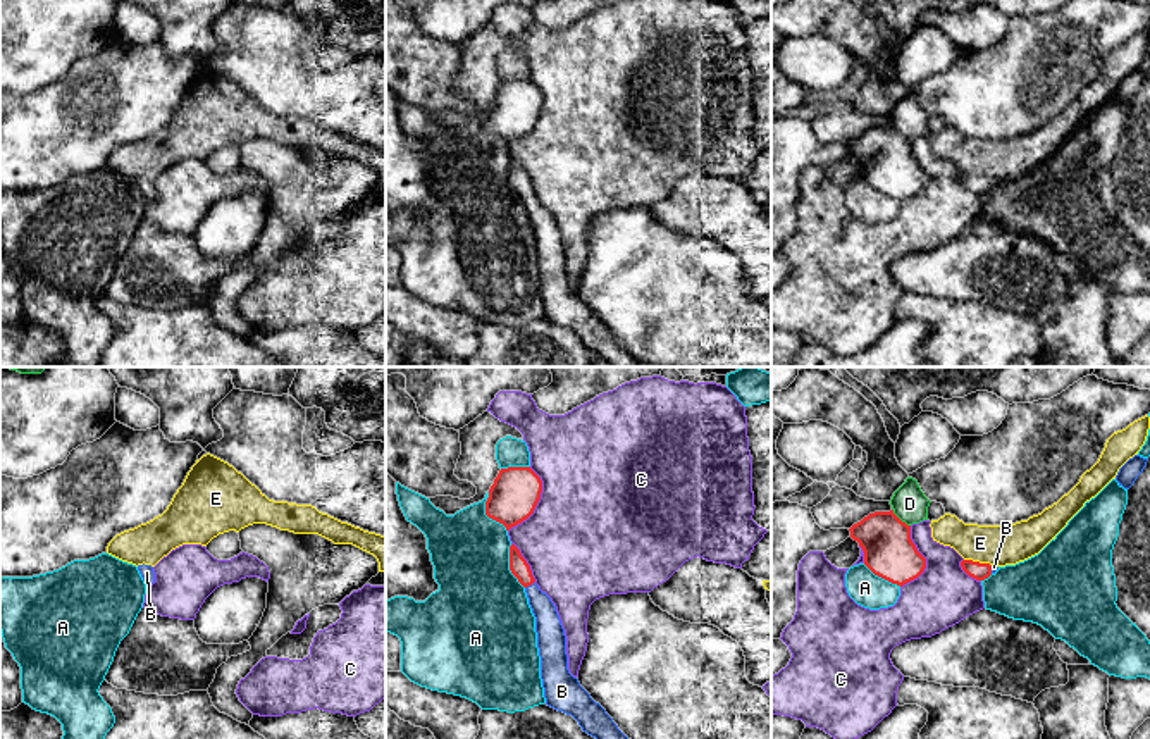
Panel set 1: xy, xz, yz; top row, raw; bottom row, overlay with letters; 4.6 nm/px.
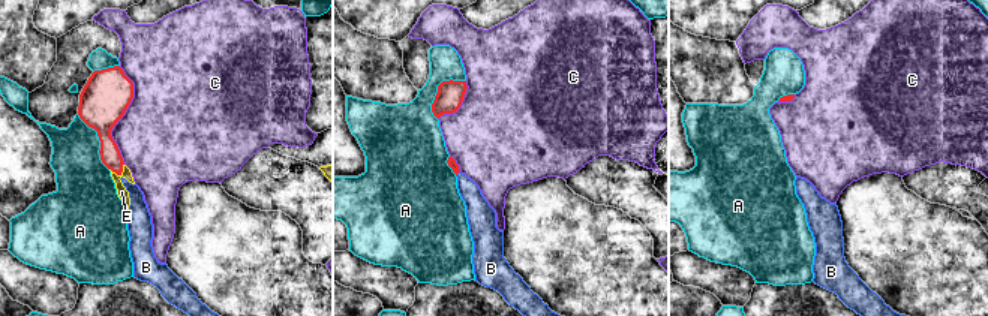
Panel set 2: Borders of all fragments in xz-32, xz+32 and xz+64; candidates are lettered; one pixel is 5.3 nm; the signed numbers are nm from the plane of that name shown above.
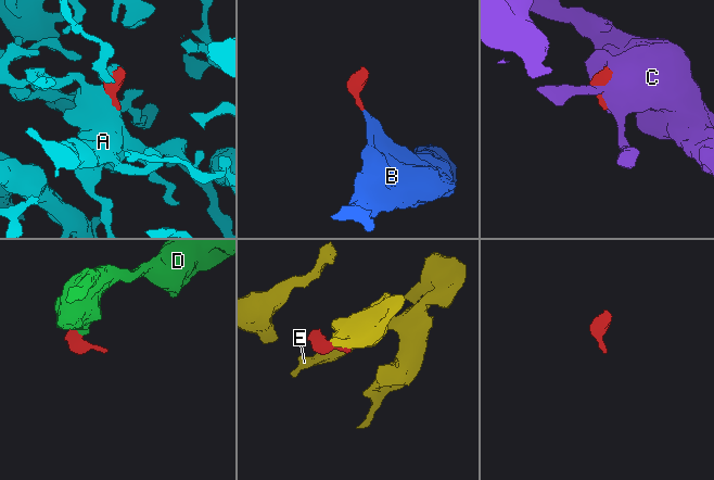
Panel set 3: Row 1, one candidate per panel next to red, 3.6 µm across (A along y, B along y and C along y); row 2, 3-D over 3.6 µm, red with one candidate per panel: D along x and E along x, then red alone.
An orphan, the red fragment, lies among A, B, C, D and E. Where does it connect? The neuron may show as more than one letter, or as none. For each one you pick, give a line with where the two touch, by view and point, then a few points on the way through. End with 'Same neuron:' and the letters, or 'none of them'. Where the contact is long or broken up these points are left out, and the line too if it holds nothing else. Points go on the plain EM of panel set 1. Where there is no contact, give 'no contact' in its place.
B: xz (529, 198) | across xz (520, 183), (529, 198), (544, 224), (550, 245)
Same neuron: B

